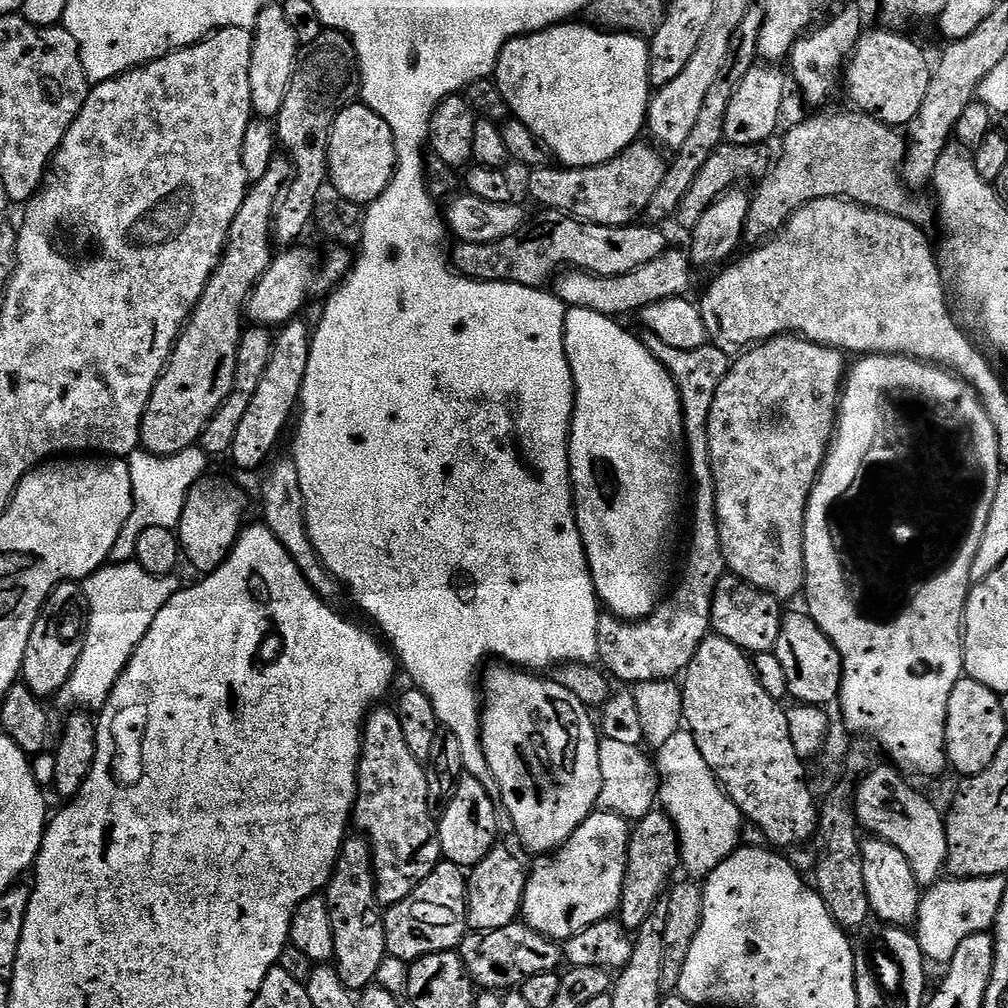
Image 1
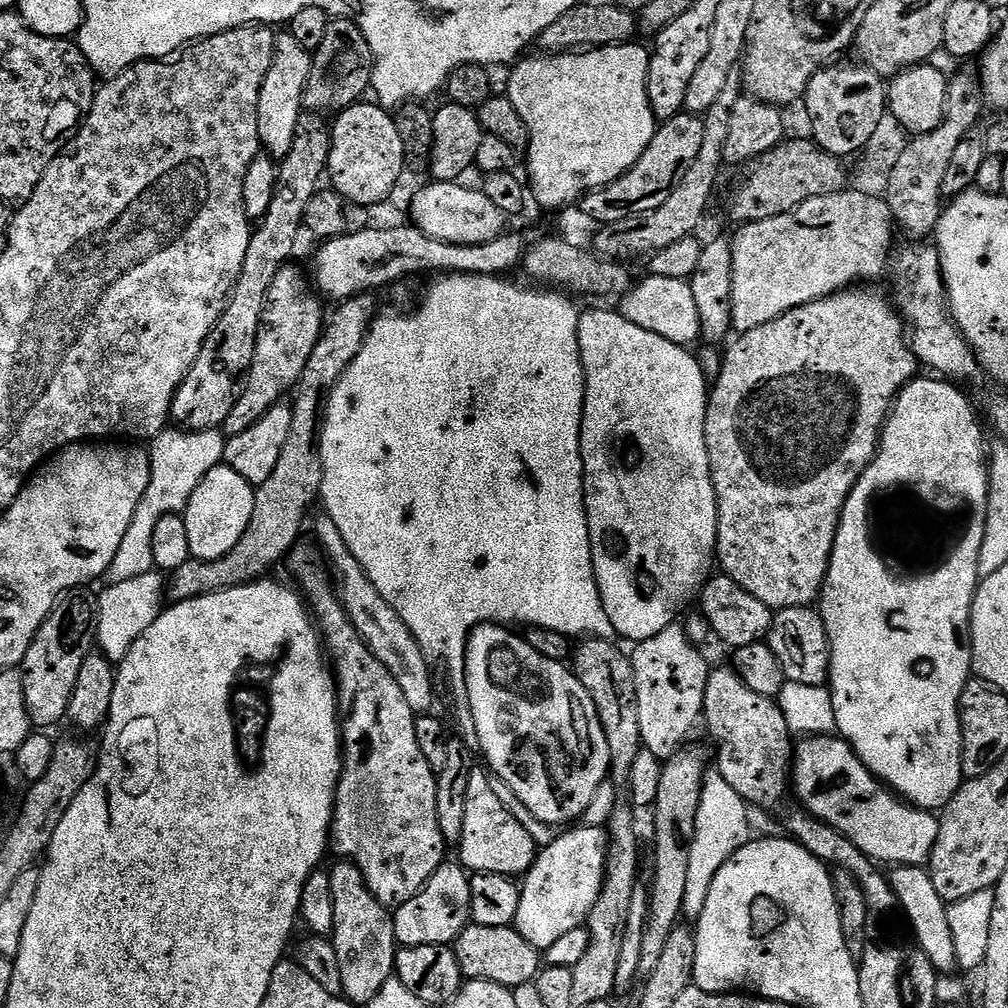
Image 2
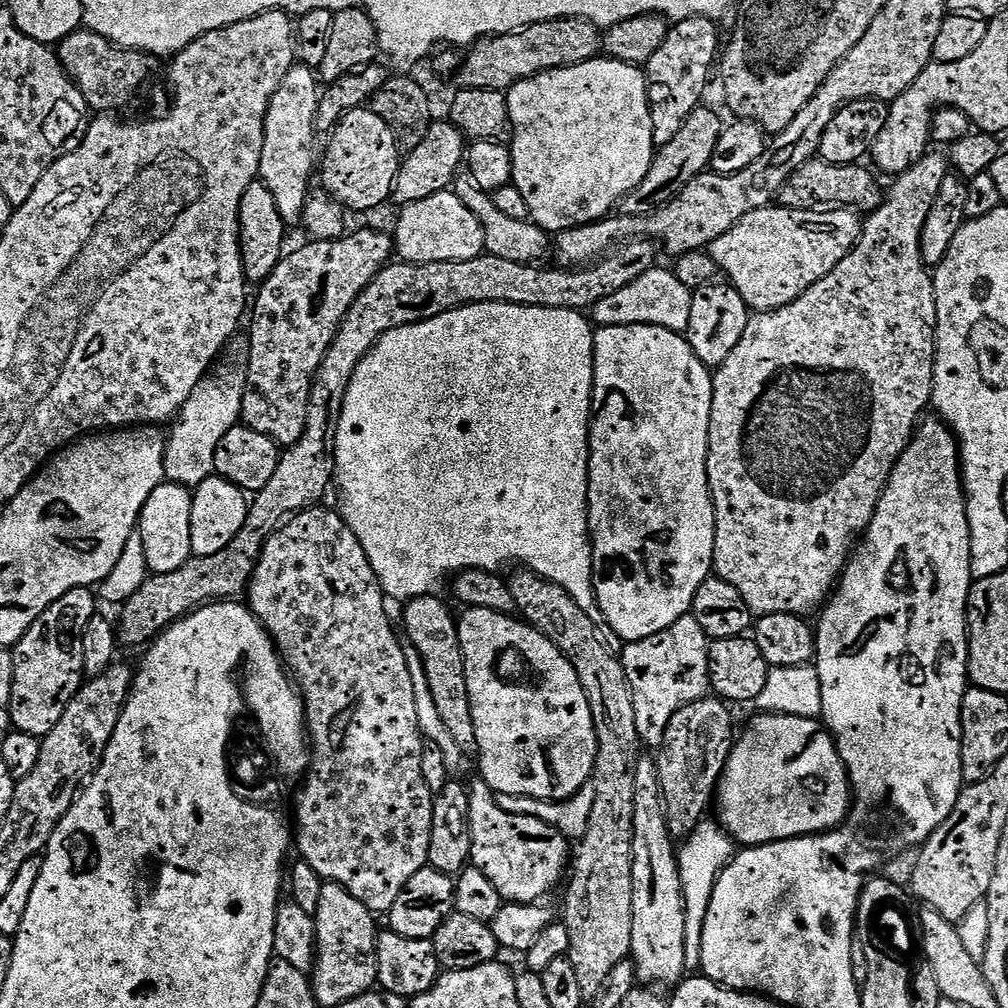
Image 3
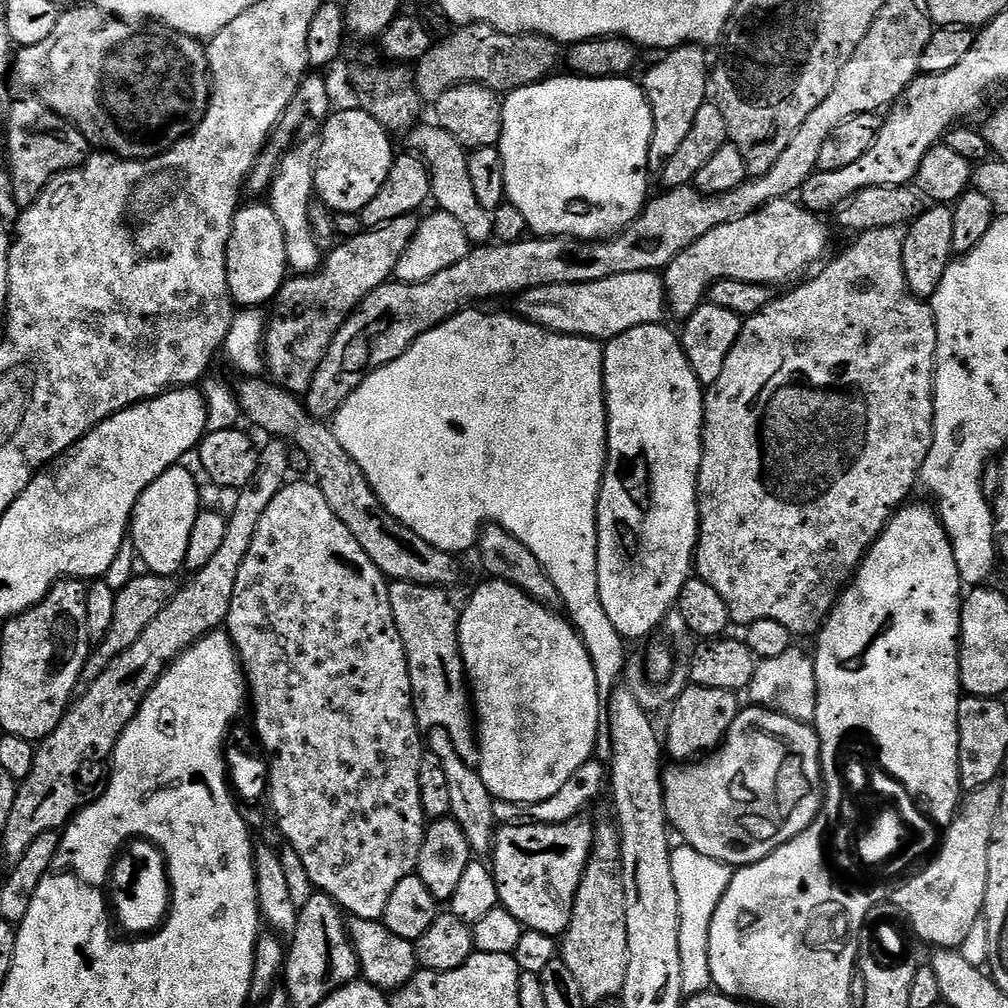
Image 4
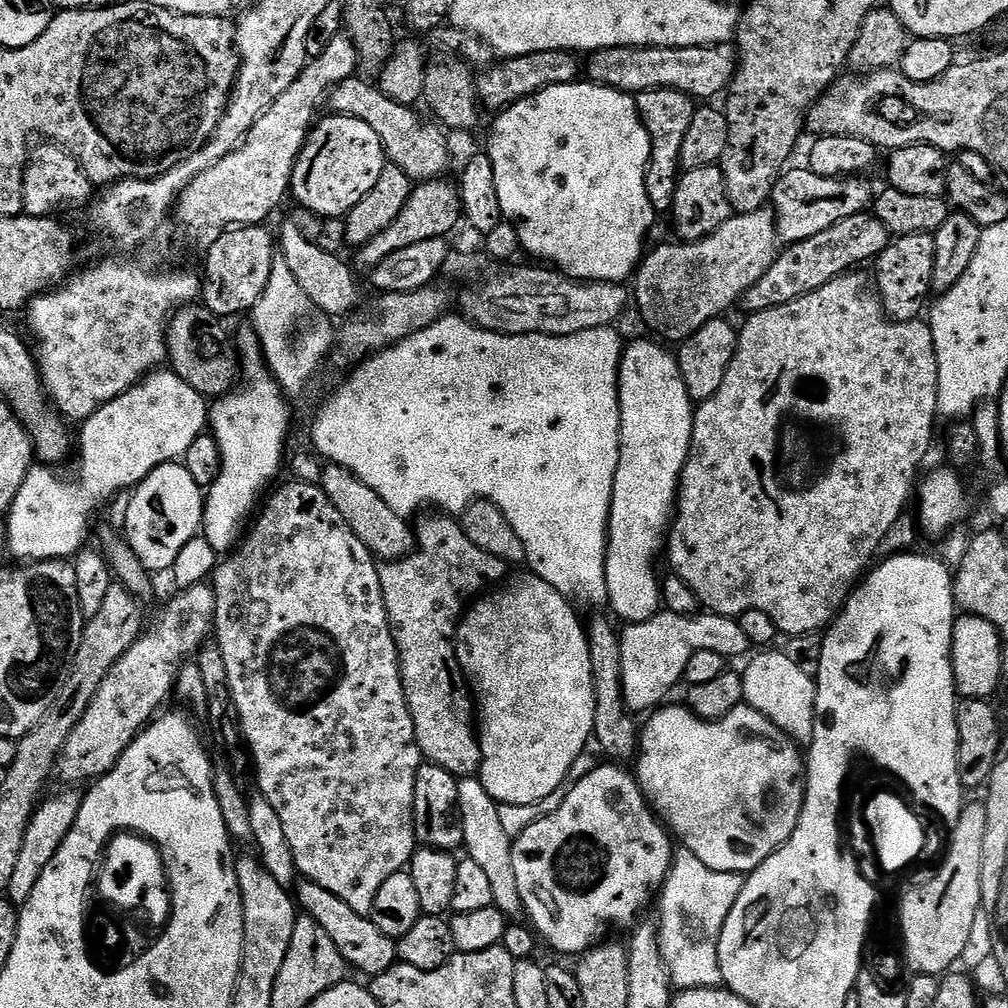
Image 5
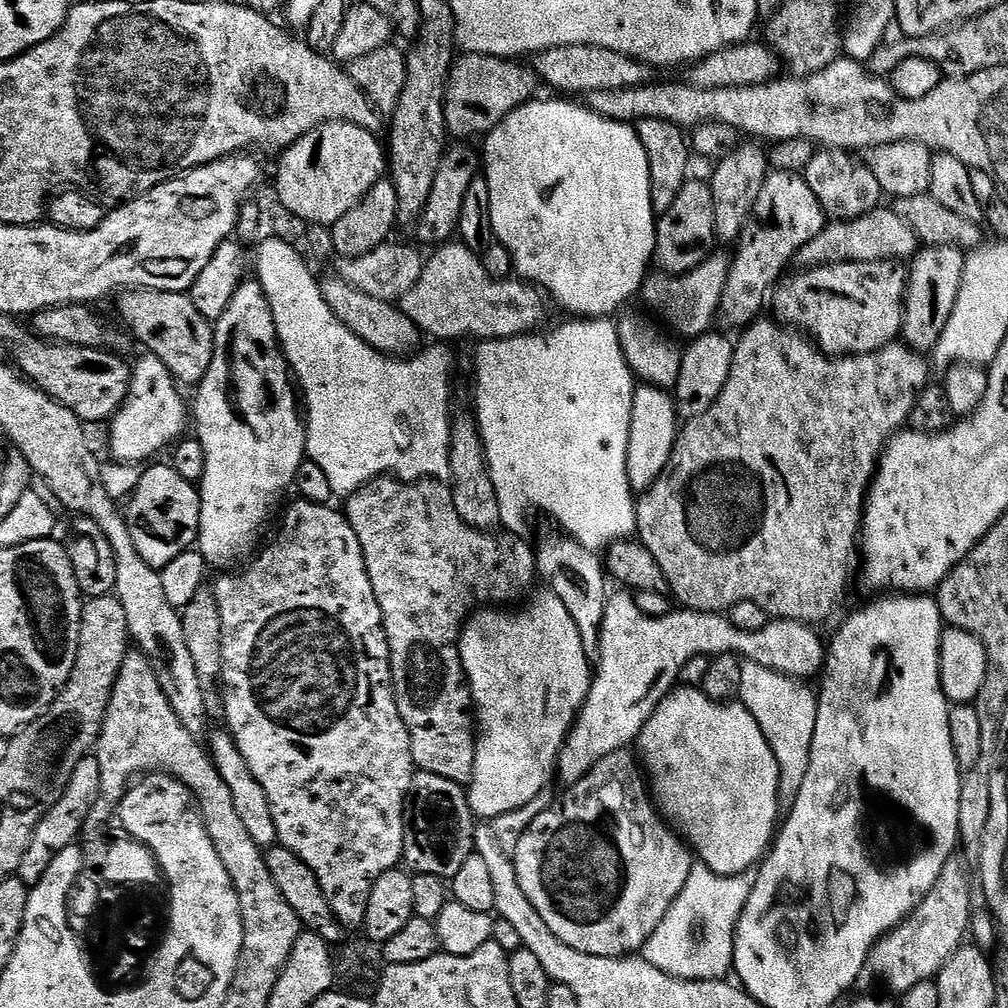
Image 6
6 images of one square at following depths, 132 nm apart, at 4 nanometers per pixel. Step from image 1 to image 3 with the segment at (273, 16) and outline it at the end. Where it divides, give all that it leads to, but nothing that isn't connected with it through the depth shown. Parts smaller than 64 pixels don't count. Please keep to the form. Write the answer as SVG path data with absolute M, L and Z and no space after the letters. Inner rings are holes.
M297 62L292 65L286 78L282 78L282 86L274 90L274 98L270 98L270 106L266 110L259 179L264 181L270 194L274 194L278 214L282 214L288 226L300 224L302 206L306 206L306 198L313 183L312 171L318 168L318 152L312 147L318 139L316 115L321 91L322 84L317 73Z

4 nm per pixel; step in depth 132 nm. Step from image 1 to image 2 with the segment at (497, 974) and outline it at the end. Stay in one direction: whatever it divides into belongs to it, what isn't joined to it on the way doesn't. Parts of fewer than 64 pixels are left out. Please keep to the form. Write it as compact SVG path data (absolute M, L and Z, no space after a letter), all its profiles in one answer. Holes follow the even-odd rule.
M469 923L468 927L460 931L454 947L465 981L498 982L515 990L523 984L533 983L542 967L541 949L530 946L530 942L526 942L526 938L522 938L522 934L518 934L512 926L503 928Z

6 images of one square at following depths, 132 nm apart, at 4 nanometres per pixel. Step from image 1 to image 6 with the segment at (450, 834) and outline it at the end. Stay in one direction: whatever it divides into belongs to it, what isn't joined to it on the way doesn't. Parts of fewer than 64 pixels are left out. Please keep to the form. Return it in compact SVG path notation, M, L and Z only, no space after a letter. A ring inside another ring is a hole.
M621 750L598 761L577 784L571 785L565 791L568 793L564 797L561 795L551 808L546 809L544 813L534 819L533 824L522 834L514 851L518 882L522 882L522 890L526 893L526 898L530 898L534 910L538 910L538 914L542 914L542 922L546 922L548 929L562 942L566 942L566 946L570 946L574 950L582 950L582 954L601 956L602 958L614 958L615 956L623 958L639 953L643 949L650 934L654 934L654 930L658 930L658 922L662 922L662 918L666 918L666 910L670 910L674 898L678 898L678 894L682 894L682 886L686 886L686 878L690 878L690 870L694 863L694 856L689 845L662 819L661 813L650 795L645 773L642 771L637 757L633 753L632 757L630 753L631 751Z

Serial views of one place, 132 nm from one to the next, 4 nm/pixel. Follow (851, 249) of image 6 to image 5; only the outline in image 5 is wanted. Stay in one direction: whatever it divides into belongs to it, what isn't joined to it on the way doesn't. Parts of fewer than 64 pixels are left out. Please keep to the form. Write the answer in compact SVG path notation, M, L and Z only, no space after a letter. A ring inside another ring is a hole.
M871 211L856 212L850 218L842 218L834 222L834 226L822 230L822 234L813 234L802 242L787 245L777 255L770 270L766 270L766 274L762 274L762 278L758 278L758 282L740 296L739 311L751 314L774 306L786 306L786 302L794 302L794 298L802 298L826 286L834 278L851 273L855 264L875 261L888 249L889 243L888 228L882 226Z

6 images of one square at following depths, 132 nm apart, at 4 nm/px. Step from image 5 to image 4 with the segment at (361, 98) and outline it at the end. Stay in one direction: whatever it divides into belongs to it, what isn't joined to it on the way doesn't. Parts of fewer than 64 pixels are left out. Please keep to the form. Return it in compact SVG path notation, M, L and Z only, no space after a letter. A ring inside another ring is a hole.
M420 122L407 133L408 144L413 153L419 156L428 165L432 174L432 195L431 199L436 200L435 207L439 211L450 214L450 218L455 218L462 225L462 230L466 230L466 238L476 246L484 246L493 239L492 235L492 214L487 212L478 202L478 197L474 195L474 189L470 183L470 170L468 169L469 149L463 148L445 128L437 126L435 123Z

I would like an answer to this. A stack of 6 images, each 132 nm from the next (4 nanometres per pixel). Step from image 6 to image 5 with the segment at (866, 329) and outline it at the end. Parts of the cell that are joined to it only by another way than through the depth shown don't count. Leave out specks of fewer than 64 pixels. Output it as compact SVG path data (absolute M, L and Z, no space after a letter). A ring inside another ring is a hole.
M923 232L922 234L910 234L909 236L897 236L888 245L888 249L876 257L876 280L874 276L874 288L884 305L885 312L894 320L918 320L925 315L929 307L928 292L933 291L932 279L934 278L934 250L936 249L935 235Z

